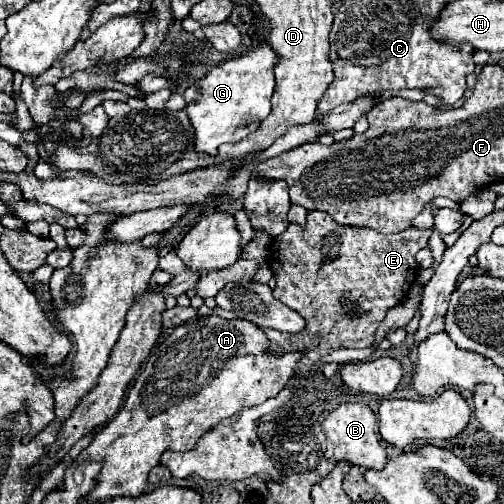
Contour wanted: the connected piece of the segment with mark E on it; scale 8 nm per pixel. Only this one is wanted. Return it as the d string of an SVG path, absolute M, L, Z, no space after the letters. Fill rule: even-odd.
M320 210L308 212L304 228L300 224L288 224L288 228L280 236L276 236L276 240L272 240L266 260L276 280L274 298L284 302L294 312L300 312L300 316L304 316L306 320L306 326L300 336L288 336L284 332L266 330L270 340L270 352L284 354L290 350L306 350L306 356L316 362L336 348L372 346L376 330L386 318L388 310L394 308L416 282L418 262L414 256L420 248L428 246L430 236L432 230L420 230L416 226L410 226L394 236L384 236L370 228L352 228L336 224L336 220L328 216L328 212Z

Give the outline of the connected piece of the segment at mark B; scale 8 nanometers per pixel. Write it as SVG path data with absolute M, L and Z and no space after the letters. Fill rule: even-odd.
M362 402L340 404L336 410L332 410L322 420L322 430L326 436L326 458L328 460L336 460L336 462L348 460L350 464L360 466L360 468L374 468L374 470L384 468L388 456L380 444L376 416L368 404L362 404Z

